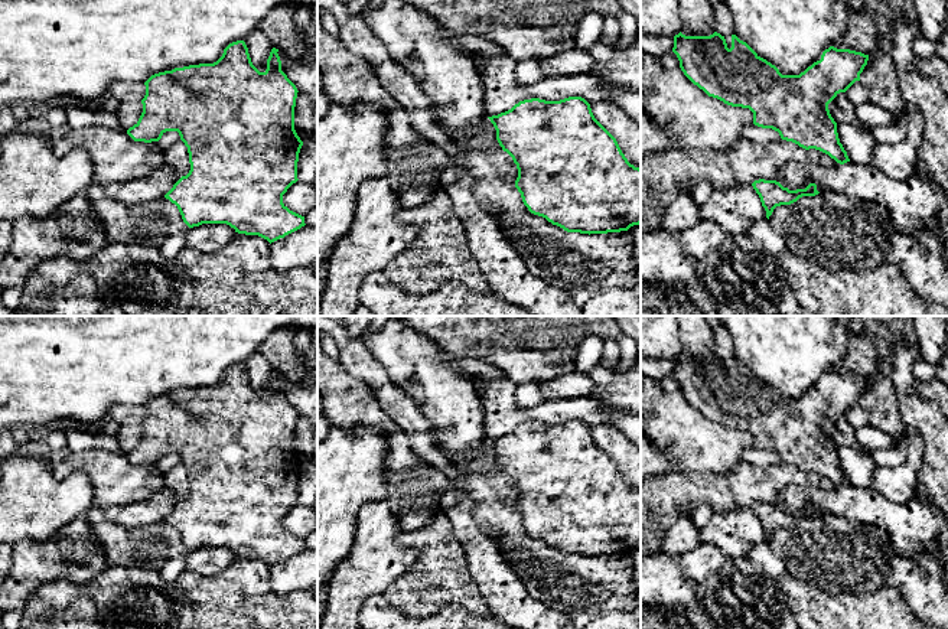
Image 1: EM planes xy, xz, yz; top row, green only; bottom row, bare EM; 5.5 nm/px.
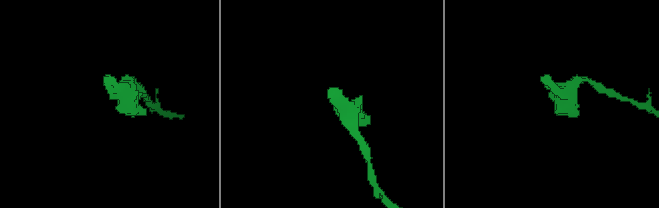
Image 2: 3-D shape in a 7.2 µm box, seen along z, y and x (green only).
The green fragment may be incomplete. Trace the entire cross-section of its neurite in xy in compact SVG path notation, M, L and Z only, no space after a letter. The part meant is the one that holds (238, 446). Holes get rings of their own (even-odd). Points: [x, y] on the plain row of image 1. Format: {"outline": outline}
{"outline": "M244 364L229 366L214 387L189 388L152 398L141 423L143 436L127 453L134 465L159 465L166 454L177 454L188 470L190 493L164 518L175 527L189 550L227 547L238 557L258 558L270 567L304 550L304 540L283 527L283 518L296 506L303 465L294 453L296 408L281 394L278 372L273 371L267 392L260 395L251 385Z"}

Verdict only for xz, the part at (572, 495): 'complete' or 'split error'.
complete

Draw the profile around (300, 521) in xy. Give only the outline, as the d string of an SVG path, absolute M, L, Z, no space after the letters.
M297 503L283 518L283 527L290 534L304 540L309 534L317 531L317 512L313 506Z

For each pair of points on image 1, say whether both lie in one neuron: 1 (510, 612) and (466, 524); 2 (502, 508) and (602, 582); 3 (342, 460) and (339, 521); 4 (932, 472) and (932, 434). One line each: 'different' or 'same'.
1: same
2: same
3: same
4: same

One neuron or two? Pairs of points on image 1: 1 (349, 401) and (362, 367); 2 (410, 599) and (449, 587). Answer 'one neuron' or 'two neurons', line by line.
1: two neurons
2: one neuron

